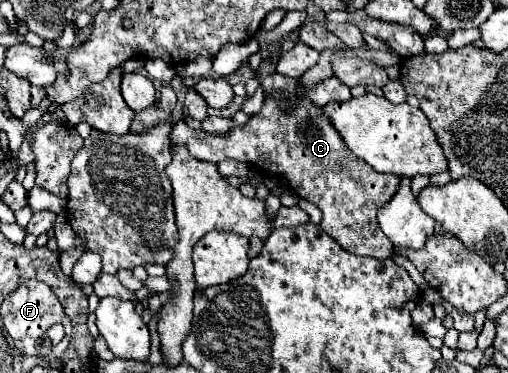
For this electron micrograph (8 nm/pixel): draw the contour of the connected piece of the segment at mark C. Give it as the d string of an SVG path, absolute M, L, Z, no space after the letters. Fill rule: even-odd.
M304 91L296 93L292 109L286 109L284 95L268 97L262 109L252 115L248 123L234 125L228 133L204 133L202 129L188 127L186 121L180 119L170 135L170 141L186 143L190 153L202 161L220 163L228 157L246 161L262 177L282 177L294 195L320 207L320 227L334 237L342 249L376 259L392 257L394 245L378 227L376 213L396 195L402 179L396 175L376 173L368 163L356 159L324 109L314 105Z

